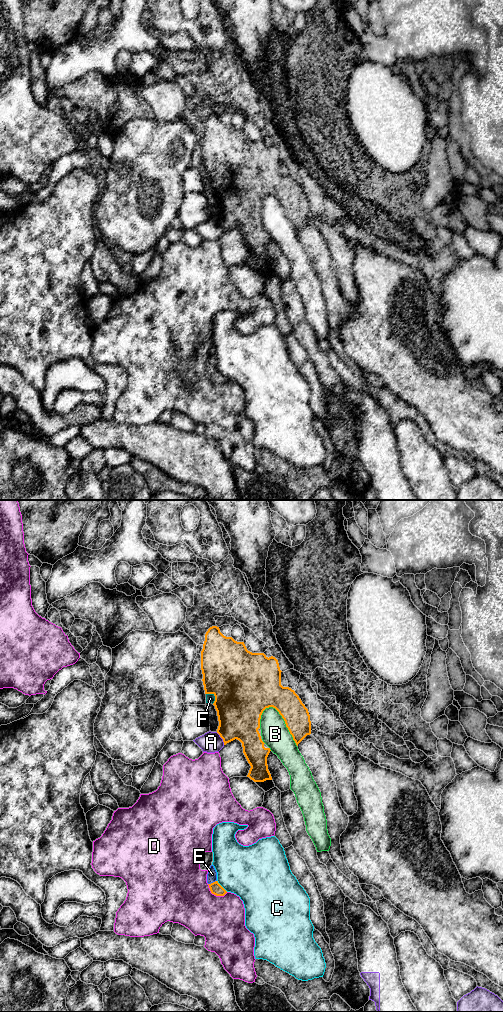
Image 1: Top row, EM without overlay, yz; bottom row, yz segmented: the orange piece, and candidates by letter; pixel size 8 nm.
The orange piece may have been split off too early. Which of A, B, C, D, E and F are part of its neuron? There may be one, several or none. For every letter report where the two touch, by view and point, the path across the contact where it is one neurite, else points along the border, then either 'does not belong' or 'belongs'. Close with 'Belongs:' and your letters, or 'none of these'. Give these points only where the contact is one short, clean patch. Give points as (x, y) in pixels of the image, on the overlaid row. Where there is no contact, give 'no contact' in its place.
A: yz (221, 737) | along yz (216, 732), (224, 744) | does not belong
B: yz (285, 723) | does not belong
C: yz (221, 886) | does not belong
D: yz (215, 894) | does not belong
E: yz (213, 882) | across yz (215, 888), (213, 882), (212, 874) | belongs
F: yz (214, 695) | does not belong
Belongs: E

